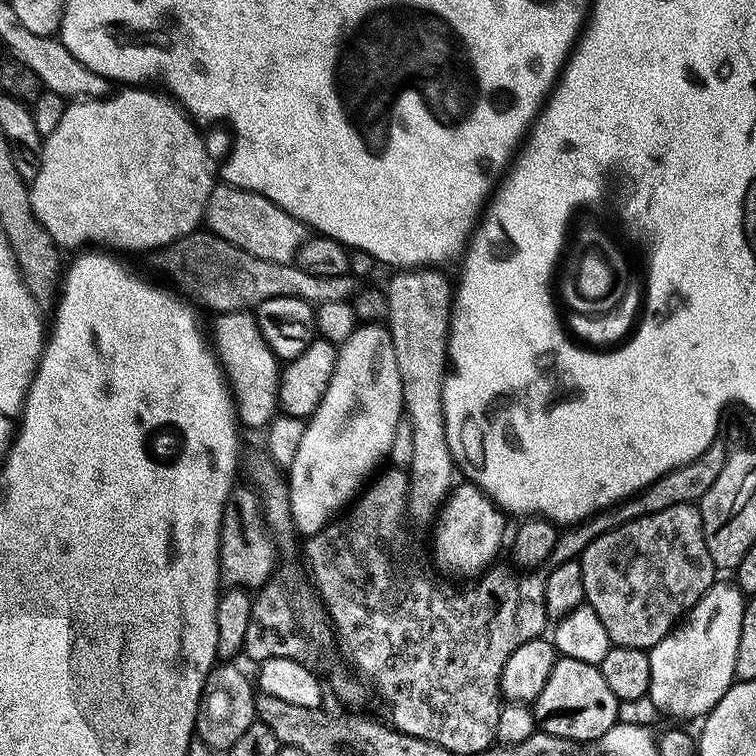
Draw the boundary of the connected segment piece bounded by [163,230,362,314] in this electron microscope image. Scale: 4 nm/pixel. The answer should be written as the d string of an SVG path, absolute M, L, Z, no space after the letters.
M197 230L190 236L183 236L163 256L165 270L185 288L183 291L193 301L201 300L206 307L213 308L216 314L252 310L270 298L298 297L318 306L326 302L351 301L362 287L361 281L356 281L352 274L314 275L293 263L266 262L262 258L254 258L254 254L236 248L207 230Z

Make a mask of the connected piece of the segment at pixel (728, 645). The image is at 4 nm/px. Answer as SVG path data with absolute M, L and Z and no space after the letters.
M717 580L698 600L683 622L649 649L650 686L648 700L676 718L706 716L735 681L739 631L746 596L735 583Z

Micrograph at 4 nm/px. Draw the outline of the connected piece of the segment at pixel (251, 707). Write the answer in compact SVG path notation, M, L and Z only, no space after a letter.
M220 662L208 671L204 683L204 692L200 695L200 708L196 711L197 741L201 740L208 748L213 748L219 754L224 754L234 746L238 738L256 722L254 684L248 681L248 676L232 662Z

